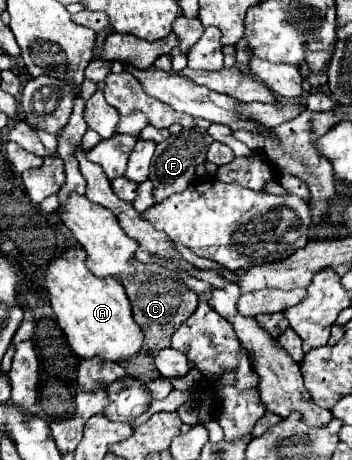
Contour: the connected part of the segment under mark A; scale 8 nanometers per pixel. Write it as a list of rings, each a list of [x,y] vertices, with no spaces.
[[[67,248],[49,264],[45,272],[45,288],[49,292],[57,324],[65,332],[69,346],[79,358],[99,356],[101,360],[121,362],[139,352],[143,334],[133,320],[131,306],[121,282],[115,278],[97,278],[91,274],[85,266],[85,252],[81,248]]]

